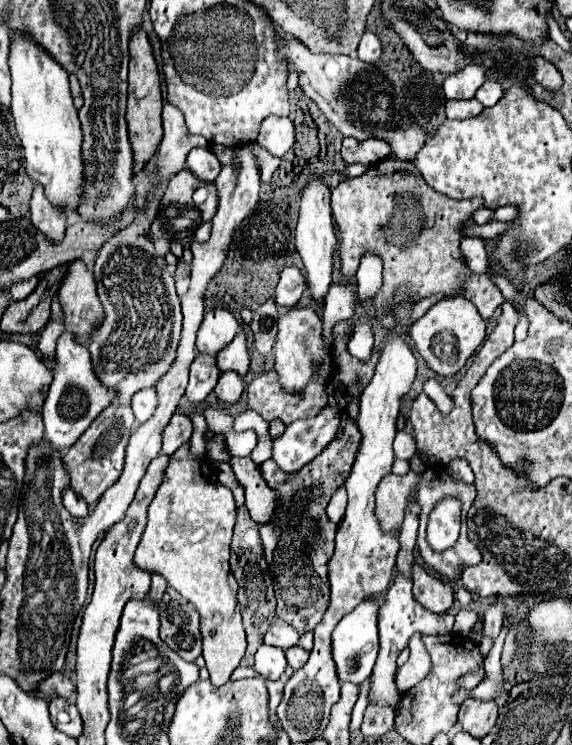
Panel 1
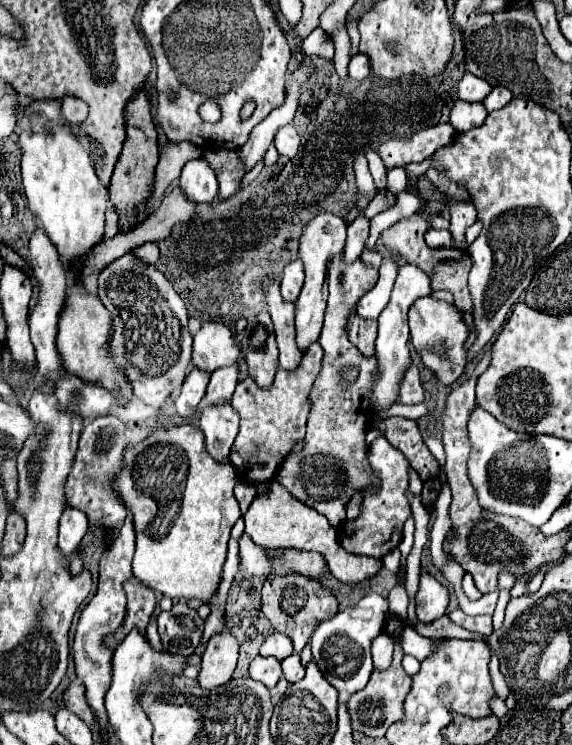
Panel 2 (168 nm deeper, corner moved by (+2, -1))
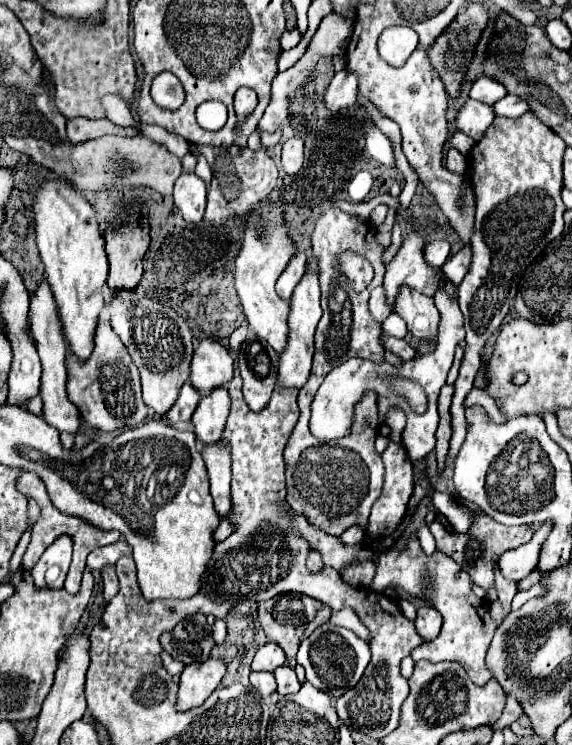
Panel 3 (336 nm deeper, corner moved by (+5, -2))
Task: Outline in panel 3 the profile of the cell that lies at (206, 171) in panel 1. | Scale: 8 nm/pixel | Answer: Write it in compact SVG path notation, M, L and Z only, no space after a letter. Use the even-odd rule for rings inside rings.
M183 172L175 184L175 206L187 222L201 222L207 204L207 186L195 172Z

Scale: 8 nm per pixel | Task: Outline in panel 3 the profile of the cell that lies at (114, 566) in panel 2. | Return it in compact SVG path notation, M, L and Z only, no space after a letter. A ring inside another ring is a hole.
M105 566L101 570L101 578L103 578L103 600L109 602L115 594L117 594L117 588L119 588L119 582L117 582L117 574L115 574L115 566Z

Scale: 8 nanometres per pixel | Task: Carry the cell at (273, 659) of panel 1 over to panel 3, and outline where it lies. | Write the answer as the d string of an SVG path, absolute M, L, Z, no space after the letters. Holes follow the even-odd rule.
M251 672L249 680L251 680L251 686L253 686L257 692L261 692L263 698L267 698L269 694L273 694L275 688L277 688L275 676L273 676L271 672Z

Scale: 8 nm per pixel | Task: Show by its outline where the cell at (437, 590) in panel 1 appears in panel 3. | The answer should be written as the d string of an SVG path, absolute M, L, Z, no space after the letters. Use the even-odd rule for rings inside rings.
M421 606L417 610L417 620L415 620L415 628L417 632L429 642L433 638L437 638L439 630L441 630L441 614L433 608L433 606Z

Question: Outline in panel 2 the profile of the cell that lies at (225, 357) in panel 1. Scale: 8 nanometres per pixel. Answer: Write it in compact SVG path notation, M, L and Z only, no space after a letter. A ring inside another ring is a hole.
M238 365L216 369L210 377L208 391L206 391L206 403L208 405L220 405L228 403L232 399L234 387L238 383Z

